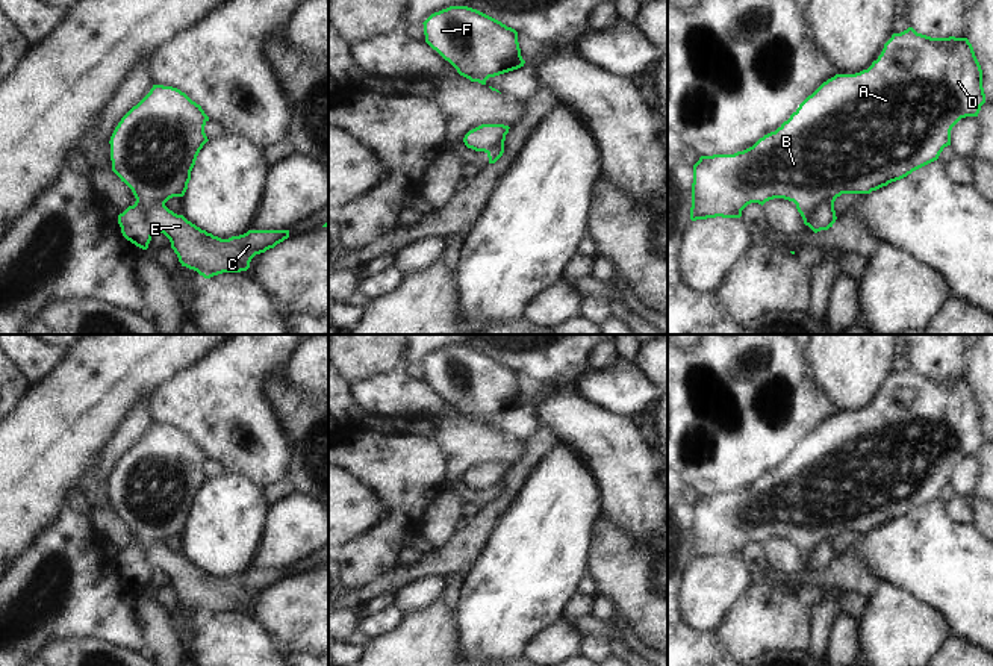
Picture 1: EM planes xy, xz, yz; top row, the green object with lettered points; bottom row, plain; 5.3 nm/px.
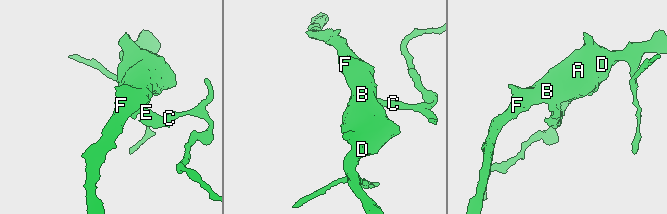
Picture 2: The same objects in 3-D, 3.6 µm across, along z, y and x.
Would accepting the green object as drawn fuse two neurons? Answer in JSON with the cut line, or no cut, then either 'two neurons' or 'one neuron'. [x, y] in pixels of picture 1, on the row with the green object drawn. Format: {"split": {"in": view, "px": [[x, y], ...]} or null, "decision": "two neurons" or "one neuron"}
{"split": {"in": "yz", "px": [[833, 202], [825, 202], [816, 211], [813, 223], [816, 230]]}, "decision": "two neurons"}

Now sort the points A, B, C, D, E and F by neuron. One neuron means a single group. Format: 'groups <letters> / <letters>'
groups A B D F / C E

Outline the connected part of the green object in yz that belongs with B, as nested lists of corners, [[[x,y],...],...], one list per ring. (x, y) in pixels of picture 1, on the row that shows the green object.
[[[913,27],[901,33],[893,33],[892,38],[884,44],[884,48],[876,61],[867,70],[855,74],[836,74],[834,77],[823,82],[811,95],[808,95],[799,107],[784,121],[775,132],[770,132],[760,138],[752,147],[737,151],[734,154],[713,154],[701,156],[693,165],[693,183],[692,183],[692,207],[690,219],[707,219],[707,218],[740,218],[742,210],[751,204],[764,204],[774,198],[784,198],[796,204],[804,224],[808,226],[814,233],[814,213],[823,203],[834,203],[842,194],[870,194],[892,182],[901,180],[913,171],[939,159],[945,147],[951,145],[952,127],[966,117],[978,117],[981,106],[985,103],[985,94],[982,88],[982,70],[975,56],[973,47],[967,38],[931,38],[917,33]]]

